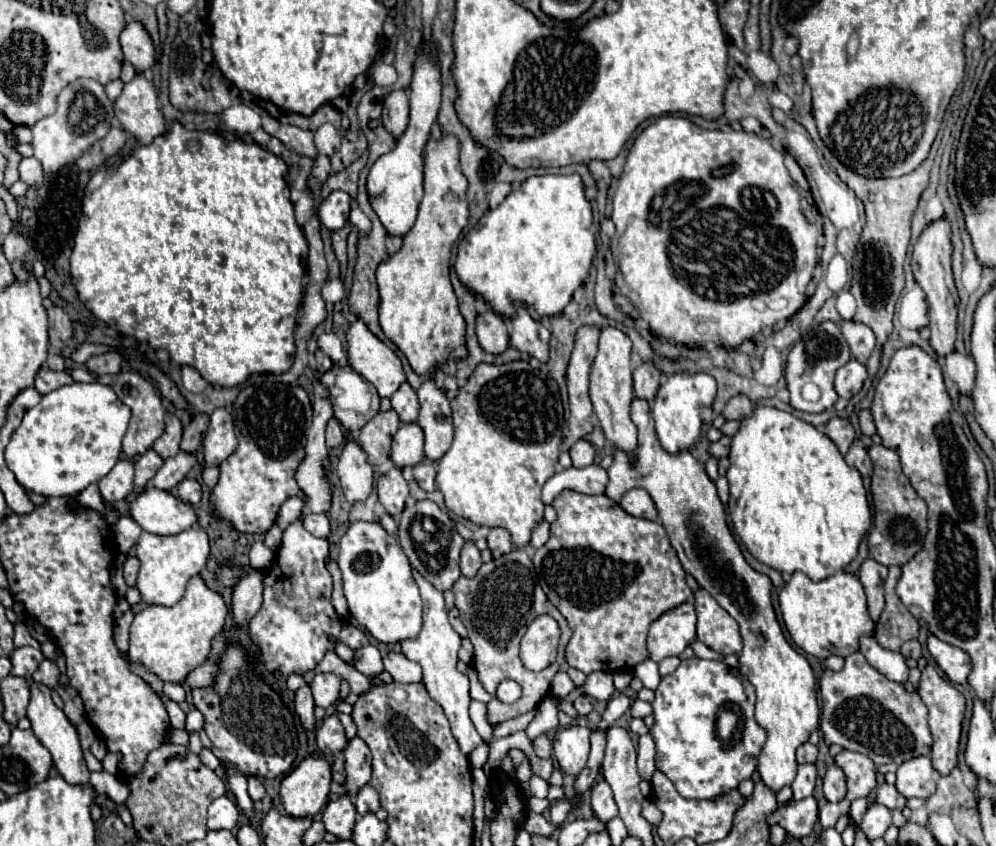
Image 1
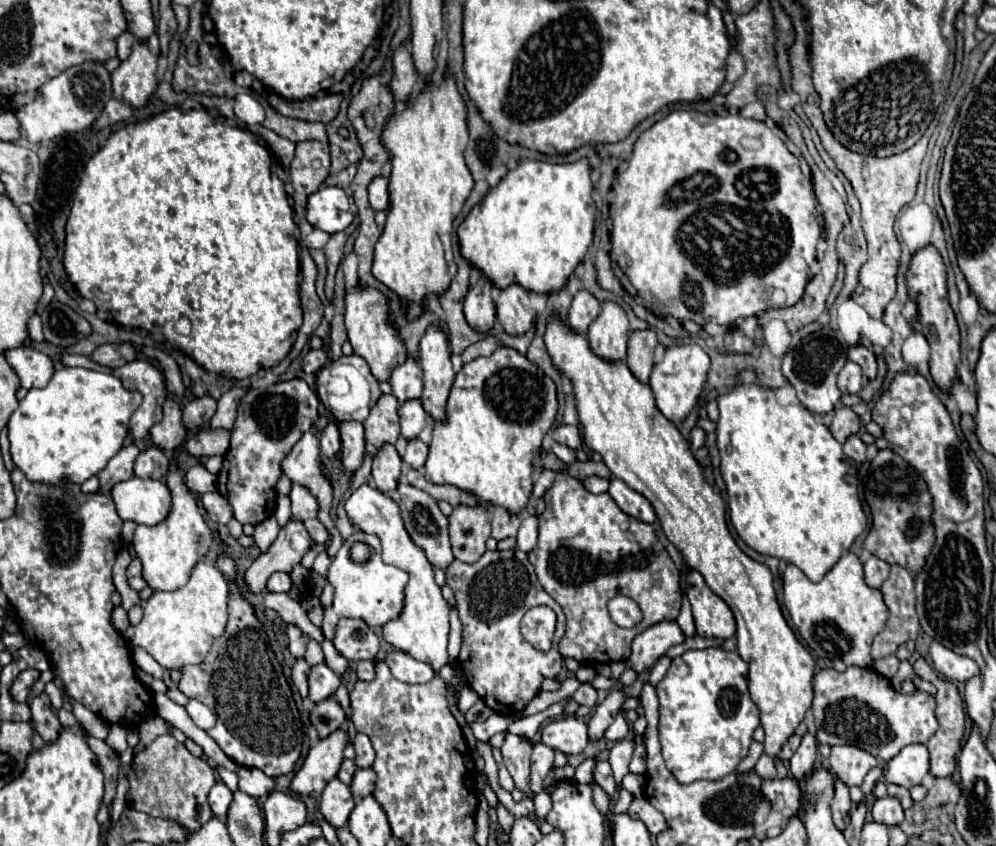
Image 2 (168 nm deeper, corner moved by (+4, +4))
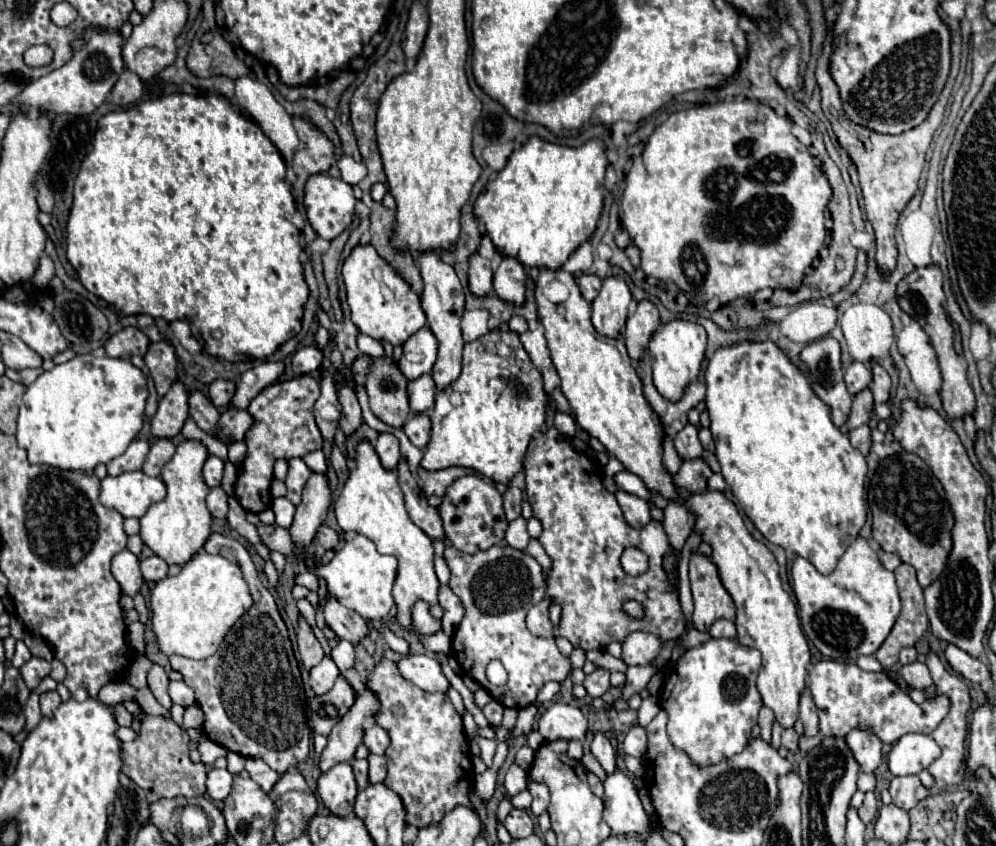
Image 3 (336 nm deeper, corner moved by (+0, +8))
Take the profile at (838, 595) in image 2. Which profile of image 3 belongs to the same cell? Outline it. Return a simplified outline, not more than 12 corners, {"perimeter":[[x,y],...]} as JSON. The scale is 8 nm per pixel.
{"perimeter":[[861,537],[829,577],[791,577],[825,657],[873,655],[901,611],[895,575]]}

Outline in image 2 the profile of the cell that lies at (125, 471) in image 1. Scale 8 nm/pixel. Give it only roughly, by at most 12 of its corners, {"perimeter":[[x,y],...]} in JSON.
{"perimeter":[[135,443],[123,447],[103,471],[101,491],[107,495],[119,481],[133,477],[139,455]]}

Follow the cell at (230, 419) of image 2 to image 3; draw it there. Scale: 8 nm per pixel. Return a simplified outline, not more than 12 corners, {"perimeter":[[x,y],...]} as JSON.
{"perimeter":[[261,363],[241,375],[231,407],[247,409],[259,391],[277,381],[283,363]]}

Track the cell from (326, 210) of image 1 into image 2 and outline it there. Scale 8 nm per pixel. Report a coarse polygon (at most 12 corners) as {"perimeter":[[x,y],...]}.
{"perimeter":[[319,187],[307,199],[307,221],[329,235],[351,225],[341,187]]}

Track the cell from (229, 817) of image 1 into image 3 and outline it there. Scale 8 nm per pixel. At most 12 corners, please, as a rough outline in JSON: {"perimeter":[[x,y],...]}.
{"perimeter":[[227,769],[207,773],[207,795],[225,801],[233,775]]}

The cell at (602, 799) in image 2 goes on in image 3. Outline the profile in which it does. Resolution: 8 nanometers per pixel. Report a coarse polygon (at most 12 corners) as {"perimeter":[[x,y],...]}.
{"perimeter":[[585,753],[581,763],[587,771],[595,773],[601,781],[607,773],[591,753]]}

